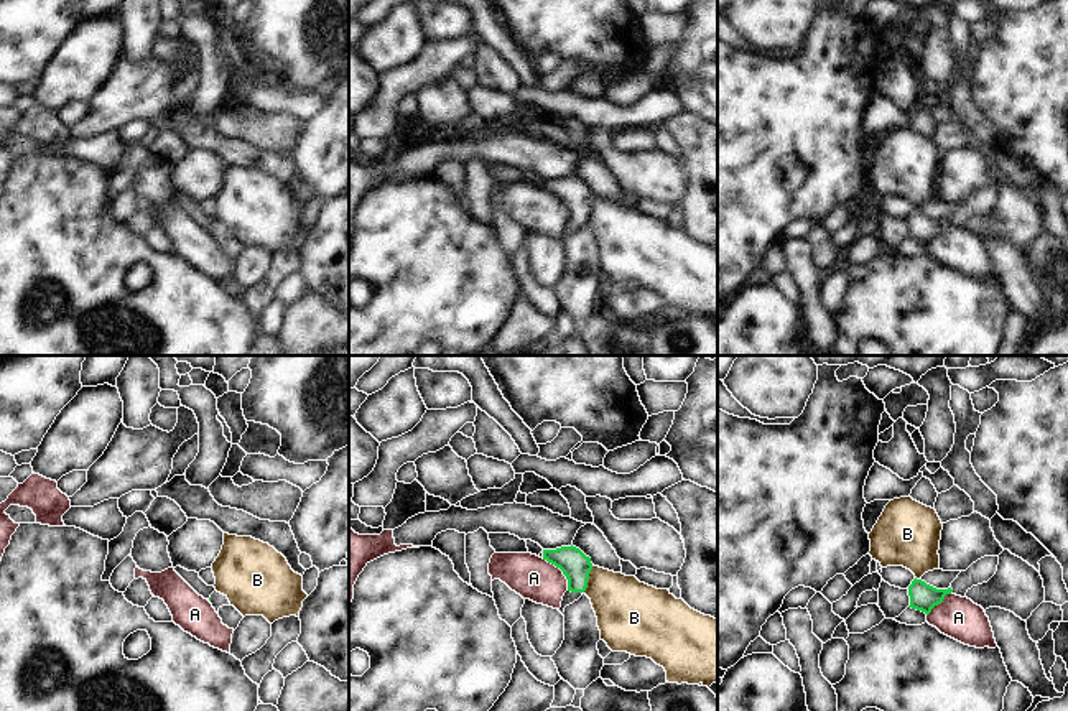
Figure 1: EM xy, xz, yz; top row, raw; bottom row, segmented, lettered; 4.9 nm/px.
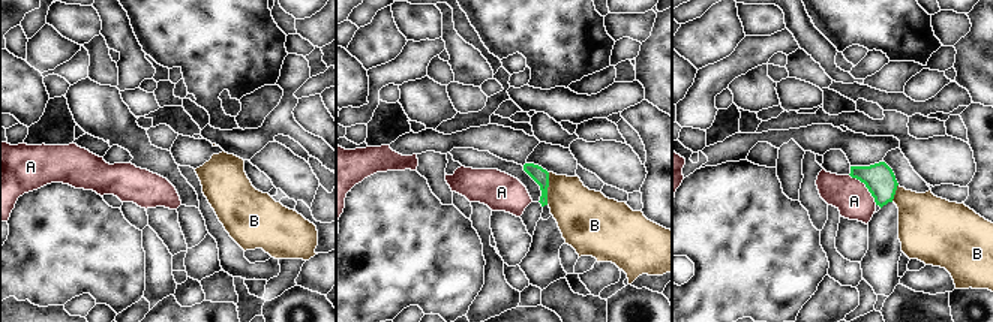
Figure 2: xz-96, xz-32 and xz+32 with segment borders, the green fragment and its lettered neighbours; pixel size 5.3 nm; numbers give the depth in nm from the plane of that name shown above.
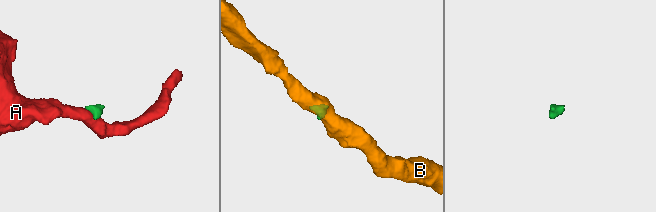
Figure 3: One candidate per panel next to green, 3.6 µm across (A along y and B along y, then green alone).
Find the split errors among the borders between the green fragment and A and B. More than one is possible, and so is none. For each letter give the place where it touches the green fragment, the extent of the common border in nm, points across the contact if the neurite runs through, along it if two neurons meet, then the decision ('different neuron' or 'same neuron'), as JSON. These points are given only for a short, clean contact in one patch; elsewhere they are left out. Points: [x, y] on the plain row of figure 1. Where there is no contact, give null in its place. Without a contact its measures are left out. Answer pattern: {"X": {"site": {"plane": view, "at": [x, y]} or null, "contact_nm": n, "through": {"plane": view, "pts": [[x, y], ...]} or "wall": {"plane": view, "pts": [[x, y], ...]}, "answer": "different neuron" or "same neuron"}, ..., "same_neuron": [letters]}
{"A": {"site": {"plane": "xz", "at": [561, 201]}, "contact_nm": 200, "wall": {"plane": "xz", "pts": [[542, 190], [561, 203], [568, 221]]}, "answer": "different neuron"}, "B": {"site": {"plane": "xz", "at": [588, 209]}, "contact_nm": 140, "wall": {"plane": "xz", "pts": [[593, 196], [588, 206], [588, 218], [583, 223]]}, "answer": "different neuron"}, "same_neuron": []}

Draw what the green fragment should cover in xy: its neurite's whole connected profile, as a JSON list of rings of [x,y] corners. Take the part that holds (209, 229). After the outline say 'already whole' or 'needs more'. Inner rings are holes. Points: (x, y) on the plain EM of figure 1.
[[[176,198],[174,202],[204,230],[211,232],[211,225],[216,222],[214,217],[207,217],[196,202],[188,202]]] | needs more

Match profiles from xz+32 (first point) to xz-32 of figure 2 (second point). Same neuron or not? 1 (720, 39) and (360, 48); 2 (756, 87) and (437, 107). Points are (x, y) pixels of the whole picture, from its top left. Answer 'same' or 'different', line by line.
1: same
2: same

